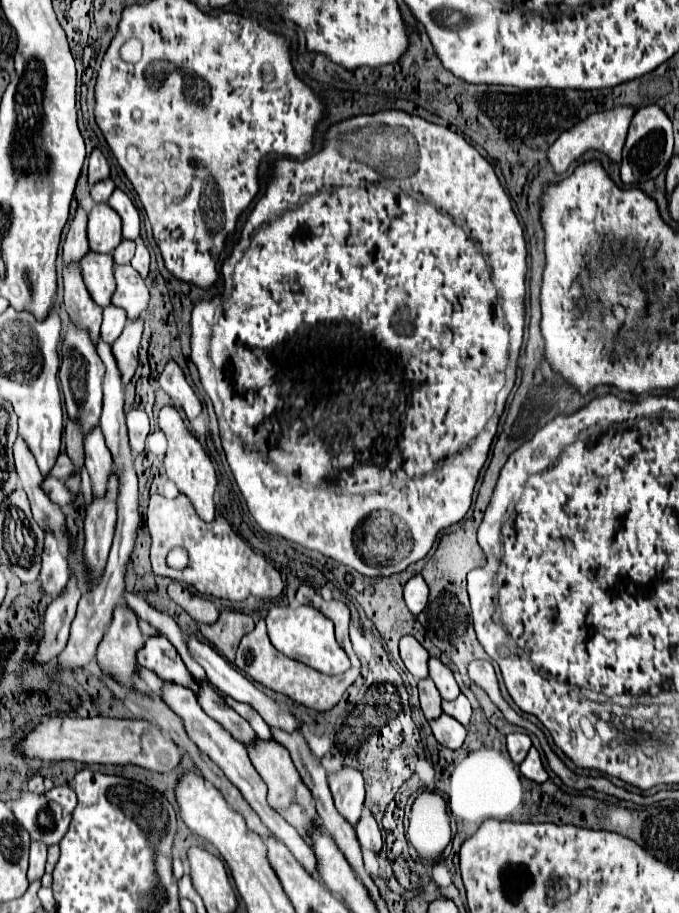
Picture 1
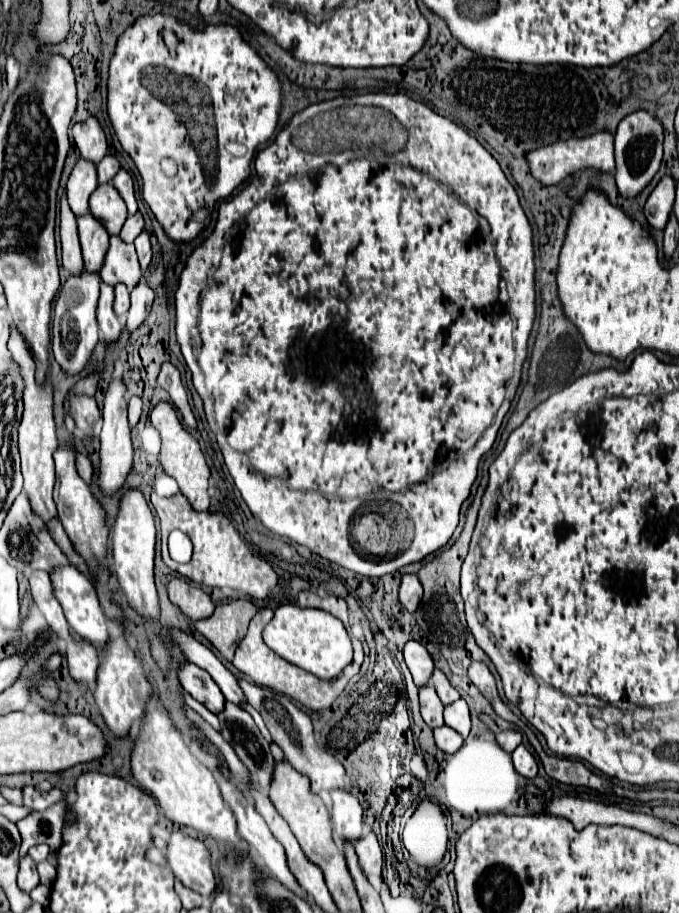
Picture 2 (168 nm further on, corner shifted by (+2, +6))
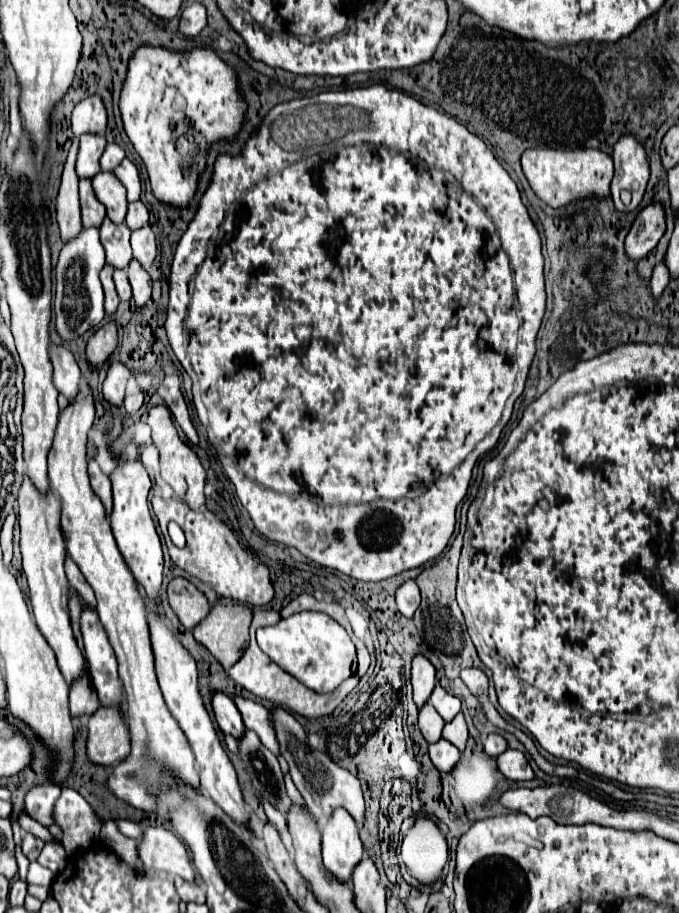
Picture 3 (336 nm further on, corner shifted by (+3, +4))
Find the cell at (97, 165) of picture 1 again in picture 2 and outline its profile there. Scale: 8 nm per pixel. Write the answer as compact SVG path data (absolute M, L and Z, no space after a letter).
M88 118L82 124L74 124L72 134L74 134L74 142L80 150L82 160L98 164L108 154L106 136L96 118Z

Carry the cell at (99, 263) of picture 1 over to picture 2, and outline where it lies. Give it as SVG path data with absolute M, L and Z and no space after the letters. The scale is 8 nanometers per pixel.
M88 214L78 220L78 236L80 236L86 270L100 272L100 268L104 264L104 256L108 252L108 240L110 240L108 232L96 218L92 218Z

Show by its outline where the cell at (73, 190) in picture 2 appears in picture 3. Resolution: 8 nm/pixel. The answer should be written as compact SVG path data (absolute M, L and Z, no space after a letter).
M83 134L77 158L79 178L93 178L99 172L99 158L105 150L105 144L105 134Z

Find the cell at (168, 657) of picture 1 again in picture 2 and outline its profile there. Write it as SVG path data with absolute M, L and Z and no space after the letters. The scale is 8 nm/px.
M182 662L178 666L178 680L188 694L192 694L214 714L218 714L224 708L224 696L220 688L216 688L216 682L208 676L208 672L204 672L202 668L196 668L196 664Z

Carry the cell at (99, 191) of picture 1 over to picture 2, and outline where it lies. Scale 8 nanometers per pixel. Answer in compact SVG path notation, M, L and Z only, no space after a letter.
M108 154L108 156L98 164L98 184L106 184L106 182L110 182L110 180L116 176L118 170L120 170L118 160L116 160L114 156Z

